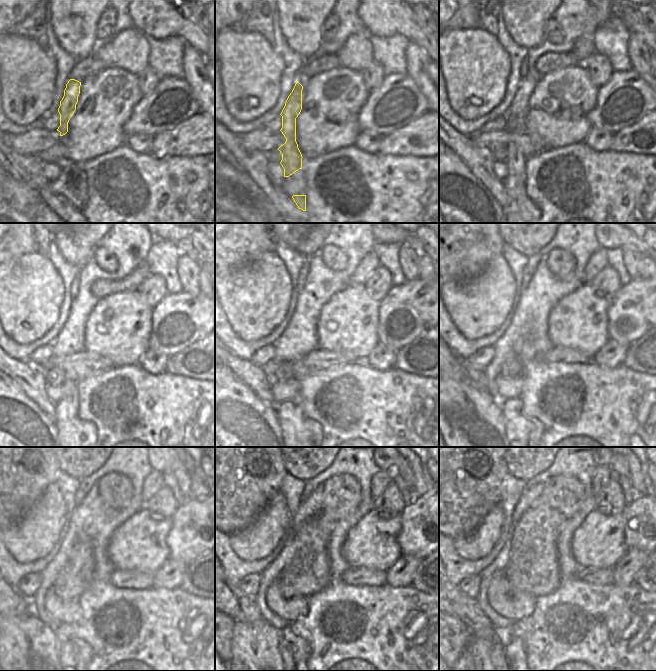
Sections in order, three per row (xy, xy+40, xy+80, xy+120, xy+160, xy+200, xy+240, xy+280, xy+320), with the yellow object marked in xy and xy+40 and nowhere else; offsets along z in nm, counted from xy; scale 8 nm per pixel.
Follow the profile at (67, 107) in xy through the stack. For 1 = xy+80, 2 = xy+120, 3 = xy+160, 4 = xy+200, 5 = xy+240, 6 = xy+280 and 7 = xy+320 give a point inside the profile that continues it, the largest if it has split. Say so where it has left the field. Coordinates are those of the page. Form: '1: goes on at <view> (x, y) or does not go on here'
1: goes on at xy+80 (524, 145)
2: goes on at xy+120 (70, 426)
3: goes on at xy+160 (295, 426)
4: goes on at xy+200 (519, 426)
5: goes on at xy+240 (71, 650)
6: goes on at xy+280 (294, 650)
7: goes on at xy+320 (514, 648)

